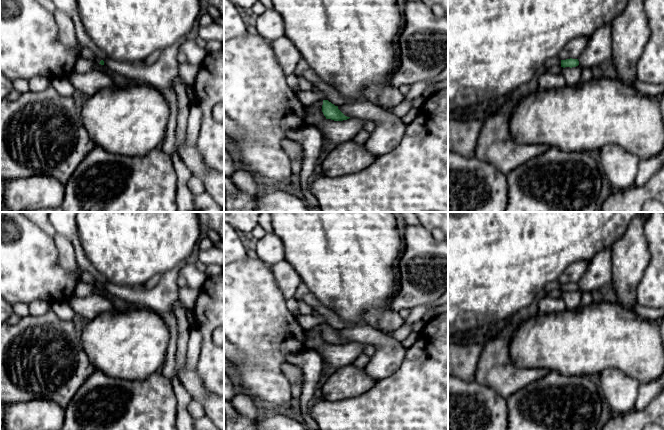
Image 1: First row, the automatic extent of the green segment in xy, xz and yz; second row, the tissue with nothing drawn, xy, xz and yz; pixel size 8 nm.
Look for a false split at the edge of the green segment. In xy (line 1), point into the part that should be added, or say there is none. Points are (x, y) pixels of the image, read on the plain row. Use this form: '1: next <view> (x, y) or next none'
1: next xy (97, 284)

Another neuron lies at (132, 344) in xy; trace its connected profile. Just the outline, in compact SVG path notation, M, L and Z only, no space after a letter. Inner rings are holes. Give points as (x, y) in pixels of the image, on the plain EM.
M112 309L88 321L81 342L92 366L104 374L139 381L161 371L166 361L170 332L166 322L150 309Z

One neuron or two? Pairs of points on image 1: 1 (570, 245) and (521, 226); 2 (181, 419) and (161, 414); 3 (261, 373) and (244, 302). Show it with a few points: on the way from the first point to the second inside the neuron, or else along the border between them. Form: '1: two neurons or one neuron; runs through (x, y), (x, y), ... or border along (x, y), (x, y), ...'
1: one neuron; runs through (558, 233), (551, 226), (533, 226)
2: two neurons; border along (175, 393), (176, 419)
3: one neuron; runs through (261, 355), (261, 326), (256, 320)

